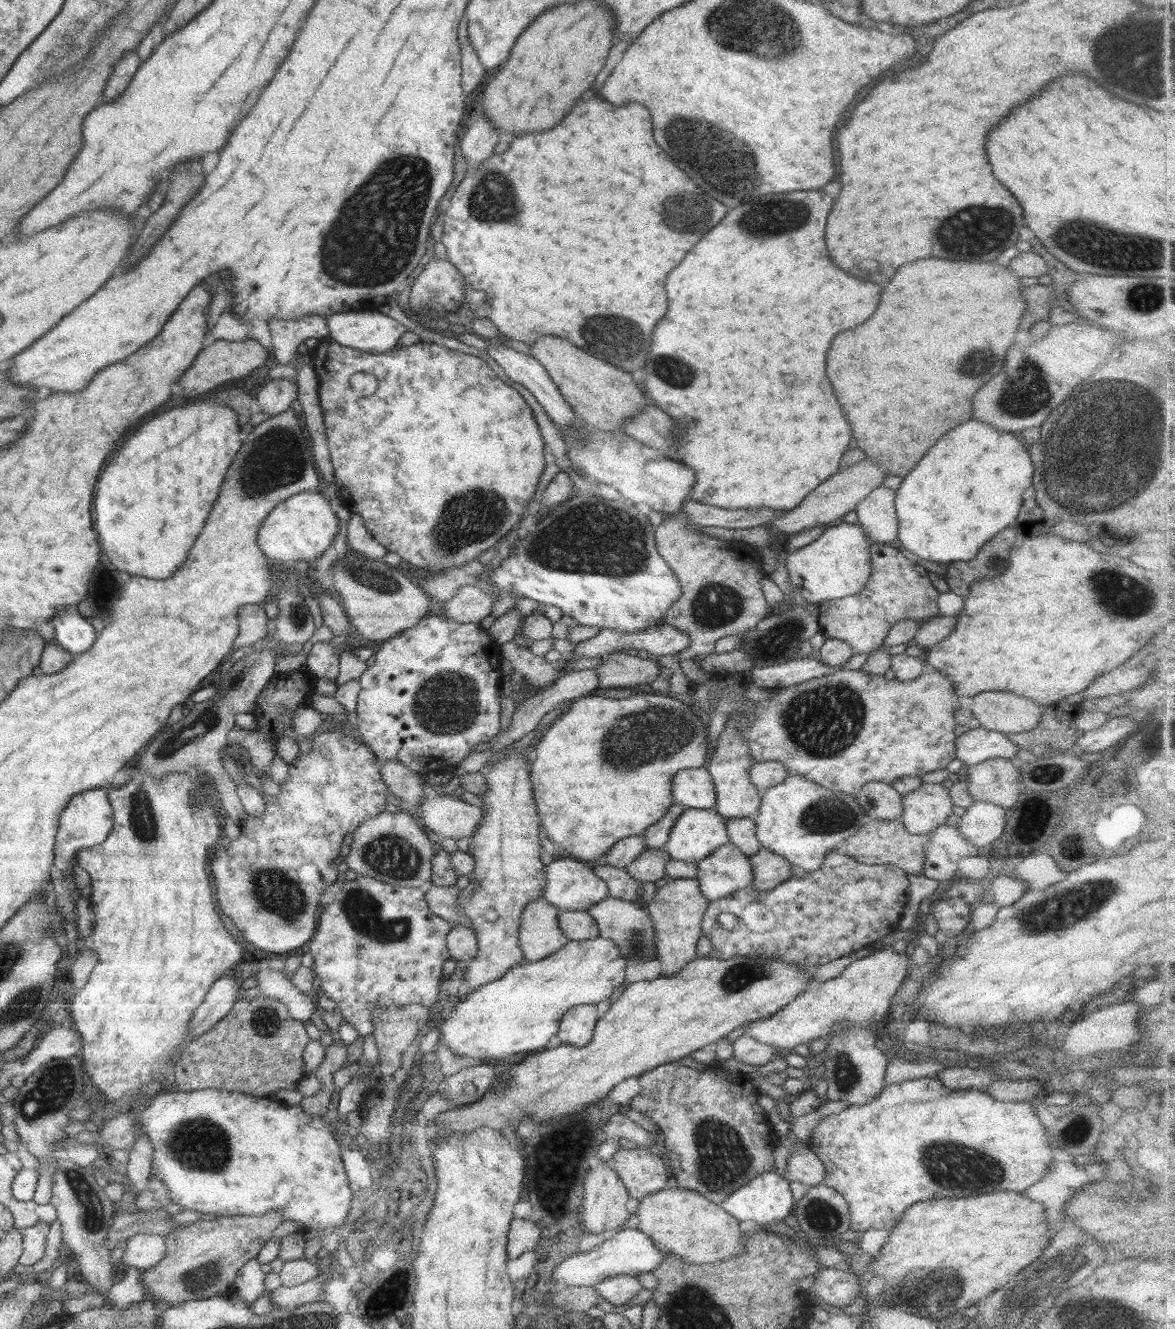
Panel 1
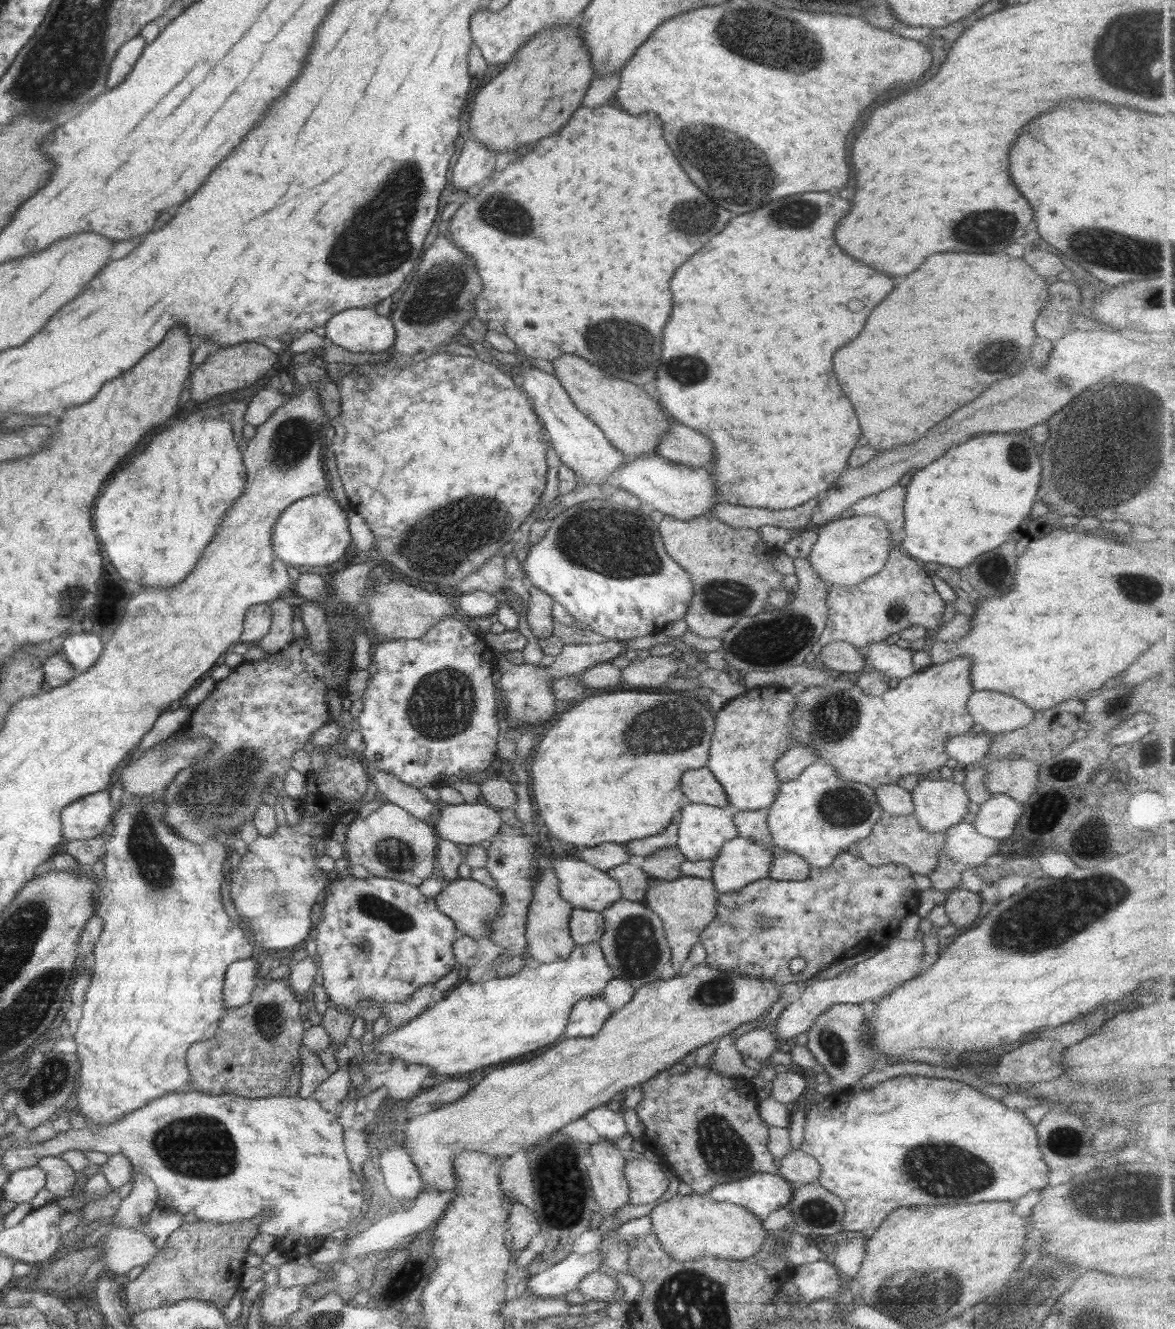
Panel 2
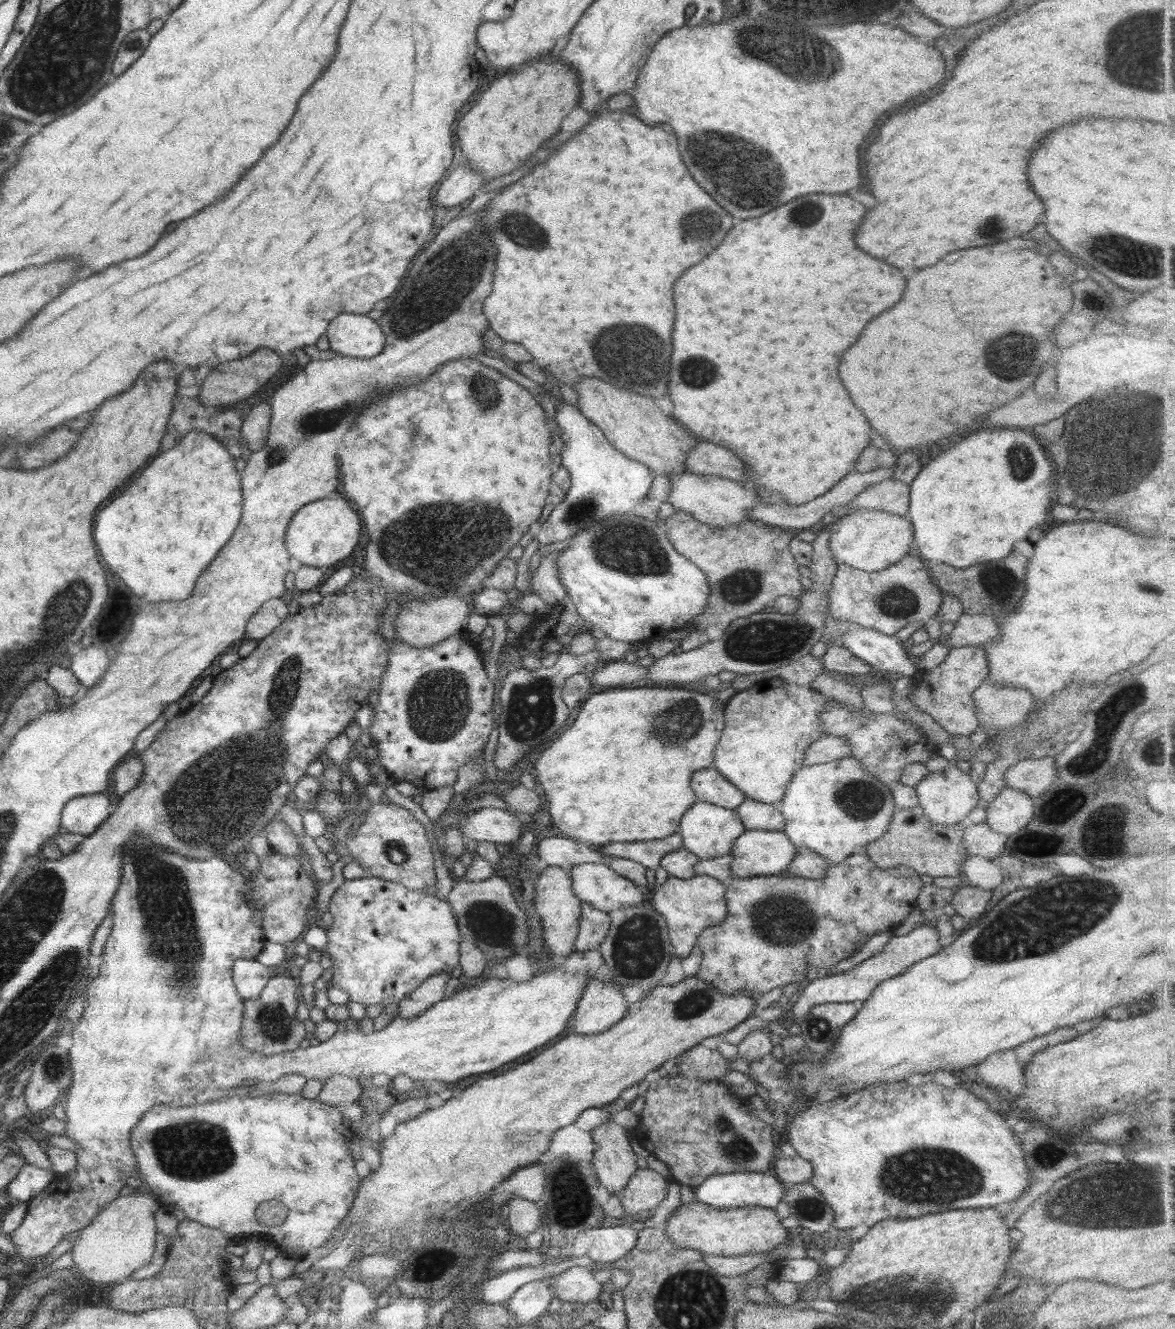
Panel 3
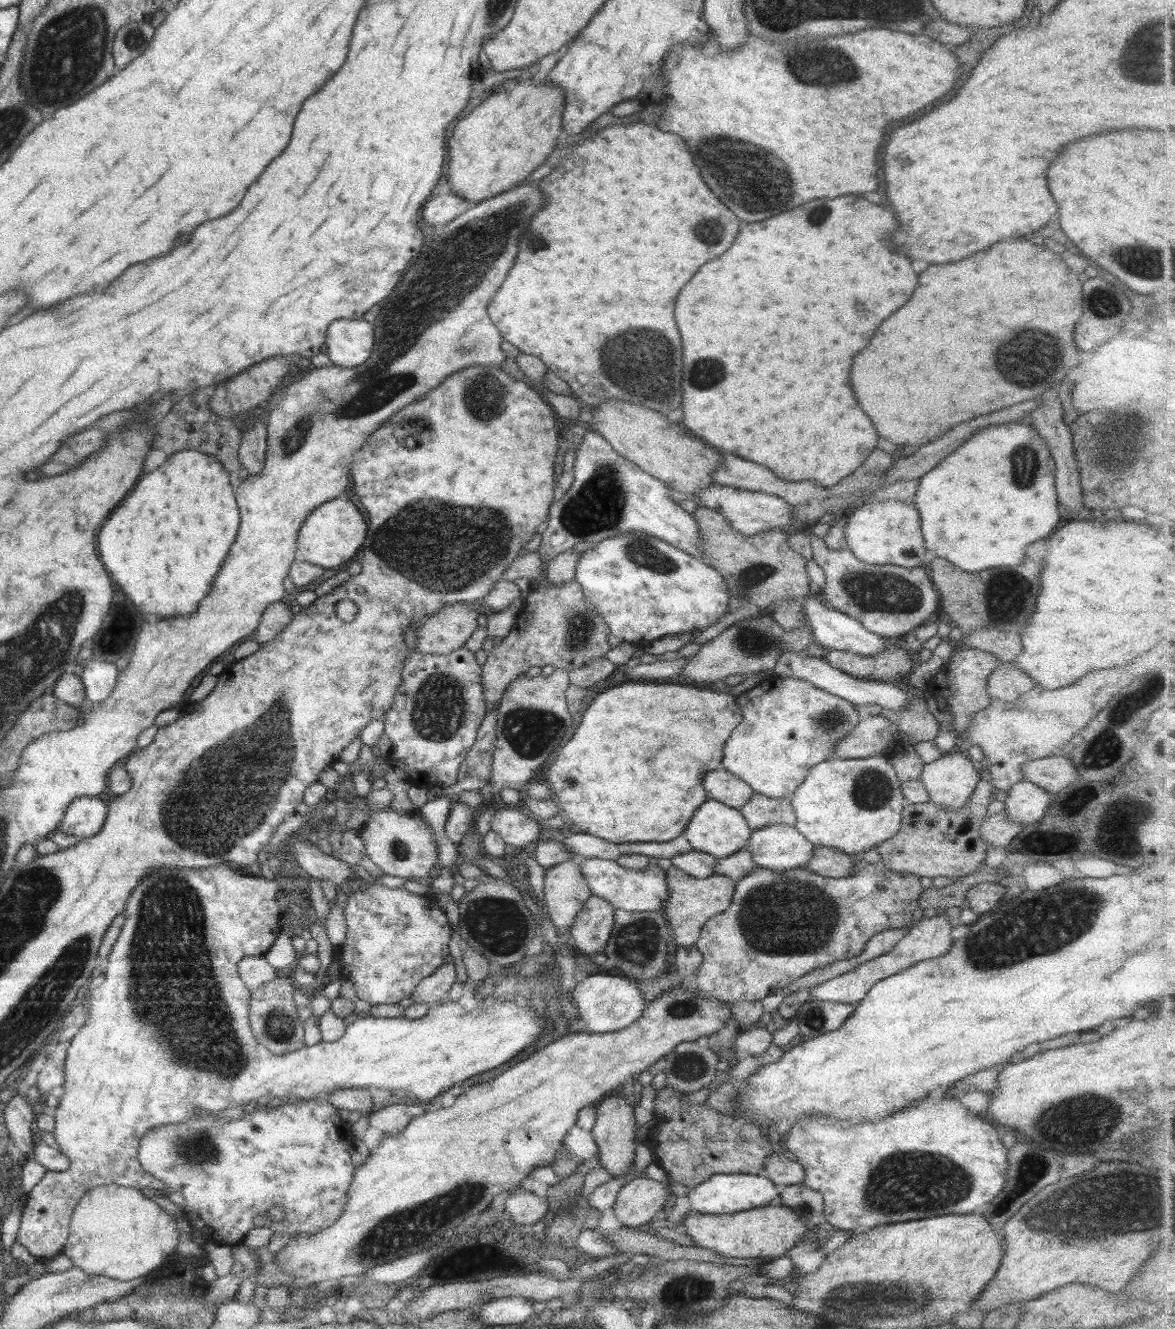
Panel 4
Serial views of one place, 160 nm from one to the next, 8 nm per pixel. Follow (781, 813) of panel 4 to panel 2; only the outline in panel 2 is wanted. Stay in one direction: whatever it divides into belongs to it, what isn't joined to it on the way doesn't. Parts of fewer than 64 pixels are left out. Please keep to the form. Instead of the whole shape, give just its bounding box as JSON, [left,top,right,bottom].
[733,810,772,845]

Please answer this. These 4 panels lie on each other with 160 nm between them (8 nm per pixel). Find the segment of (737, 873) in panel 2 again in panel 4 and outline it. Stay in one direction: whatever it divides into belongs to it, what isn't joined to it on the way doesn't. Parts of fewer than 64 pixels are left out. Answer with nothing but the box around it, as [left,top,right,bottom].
[748,825,814,872]

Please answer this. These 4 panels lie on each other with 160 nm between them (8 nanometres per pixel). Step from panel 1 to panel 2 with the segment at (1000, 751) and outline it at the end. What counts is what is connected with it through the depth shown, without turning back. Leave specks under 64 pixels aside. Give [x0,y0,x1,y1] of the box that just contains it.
[945,732,992,768]

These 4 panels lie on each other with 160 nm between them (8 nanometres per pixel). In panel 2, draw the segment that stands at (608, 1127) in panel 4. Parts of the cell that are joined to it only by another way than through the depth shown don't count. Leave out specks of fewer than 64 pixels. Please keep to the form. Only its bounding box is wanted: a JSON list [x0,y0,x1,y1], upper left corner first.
[587,1138,630,1214]

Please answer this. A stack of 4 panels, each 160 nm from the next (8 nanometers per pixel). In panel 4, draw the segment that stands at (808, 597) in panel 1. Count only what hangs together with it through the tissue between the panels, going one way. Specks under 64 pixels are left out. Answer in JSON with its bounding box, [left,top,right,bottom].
[845,499,928,568]

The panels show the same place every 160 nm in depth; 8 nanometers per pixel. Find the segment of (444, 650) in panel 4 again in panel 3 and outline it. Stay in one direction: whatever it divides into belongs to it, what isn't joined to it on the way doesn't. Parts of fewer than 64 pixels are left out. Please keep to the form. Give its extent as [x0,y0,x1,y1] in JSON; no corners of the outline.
[395,596,473,648]

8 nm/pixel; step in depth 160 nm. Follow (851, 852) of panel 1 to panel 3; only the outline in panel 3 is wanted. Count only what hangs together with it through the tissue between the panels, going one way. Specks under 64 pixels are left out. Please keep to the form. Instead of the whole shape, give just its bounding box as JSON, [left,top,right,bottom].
[866,805,966,878]

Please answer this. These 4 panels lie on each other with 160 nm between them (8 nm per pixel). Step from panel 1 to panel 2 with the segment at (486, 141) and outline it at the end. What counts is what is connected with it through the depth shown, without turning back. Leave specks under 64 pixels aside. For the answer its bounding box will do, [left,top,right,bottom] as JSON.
[451,138,496,191]

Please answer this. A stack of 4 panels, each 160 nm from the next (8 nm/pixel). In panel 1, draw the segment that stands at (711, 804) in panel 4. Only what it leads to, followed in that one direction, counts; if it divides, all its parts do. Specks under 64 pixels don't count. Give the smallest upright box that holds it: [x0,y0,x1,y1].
[664,808,730,864]

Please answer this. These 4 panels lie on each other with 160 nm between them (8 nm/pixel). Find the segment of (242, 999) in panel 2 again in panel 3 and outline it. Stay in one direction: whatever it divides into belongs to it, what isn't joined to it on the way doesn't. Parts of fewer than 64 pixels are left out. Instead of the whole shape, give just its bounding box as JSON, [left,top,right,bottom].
[233,958,272,1000]

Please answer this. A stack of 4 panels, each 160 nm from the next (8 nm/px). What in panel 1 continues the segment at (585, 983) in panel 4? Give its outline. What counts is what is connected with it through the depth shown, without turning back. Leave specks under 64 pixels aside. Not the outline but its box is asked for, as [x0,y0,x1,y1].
[557,1005,598,1046]

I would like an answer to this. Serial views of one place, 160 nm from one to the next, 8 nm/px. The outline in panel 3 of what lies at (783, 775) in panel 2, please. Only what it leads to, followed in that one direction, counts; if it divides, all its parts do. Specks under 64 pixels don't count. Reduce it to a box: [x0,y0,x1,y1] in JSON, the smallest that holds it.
[804,735,850,766]

